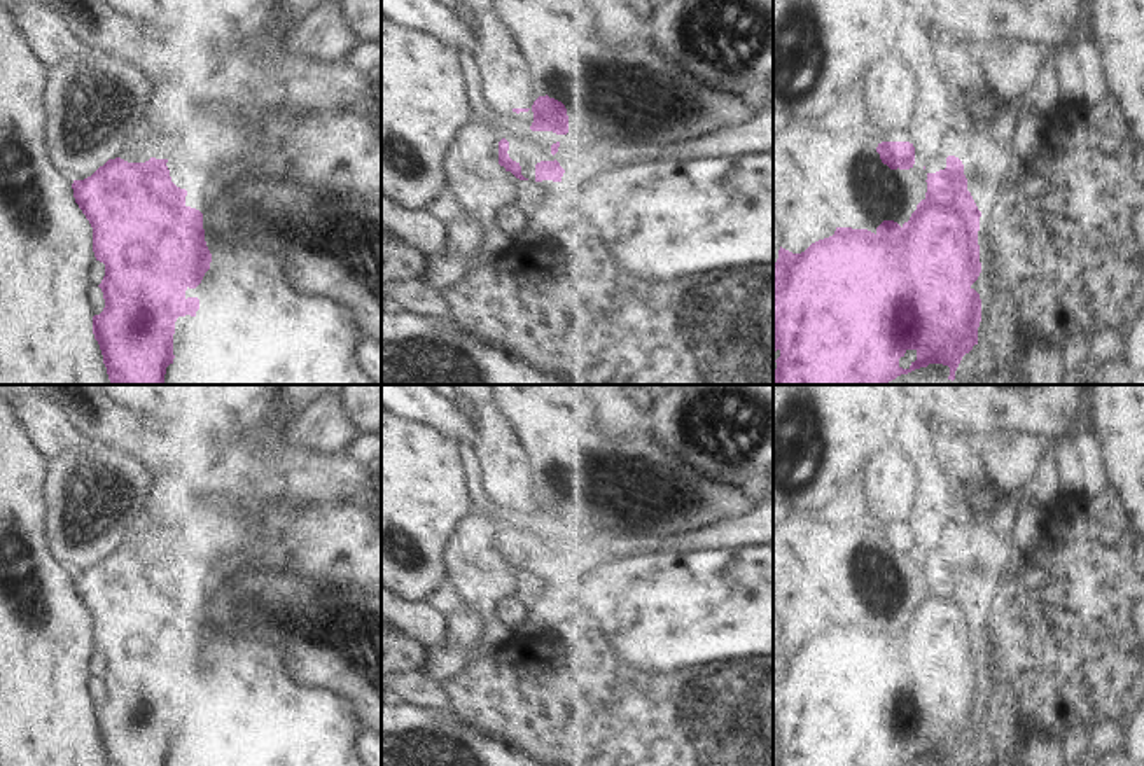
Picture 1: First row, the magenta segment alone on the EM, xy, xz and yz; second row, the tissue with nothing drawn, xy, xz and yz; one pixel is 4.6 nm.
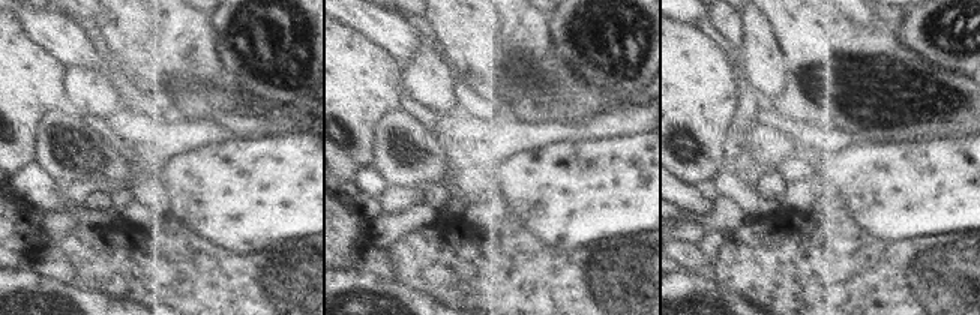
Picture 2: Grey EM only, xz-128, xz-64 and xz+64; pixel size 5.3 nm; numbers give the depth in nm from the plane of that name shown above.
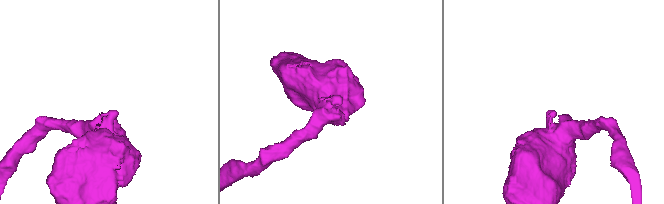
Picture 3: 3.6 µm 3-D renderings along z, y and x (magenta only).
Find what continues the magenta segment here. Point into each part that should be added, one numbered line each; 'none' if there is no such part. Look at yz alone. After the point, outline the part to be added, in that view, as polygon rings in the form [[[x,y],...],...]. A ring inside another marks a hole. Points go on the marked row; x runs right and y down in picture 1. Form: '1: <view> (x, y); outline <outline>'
1: yz (934, 163); outline [[[932,156],[932,157],[924,159],[922,164],[925,166],[927,173],[936,173],[946,168],[946,157]]]

